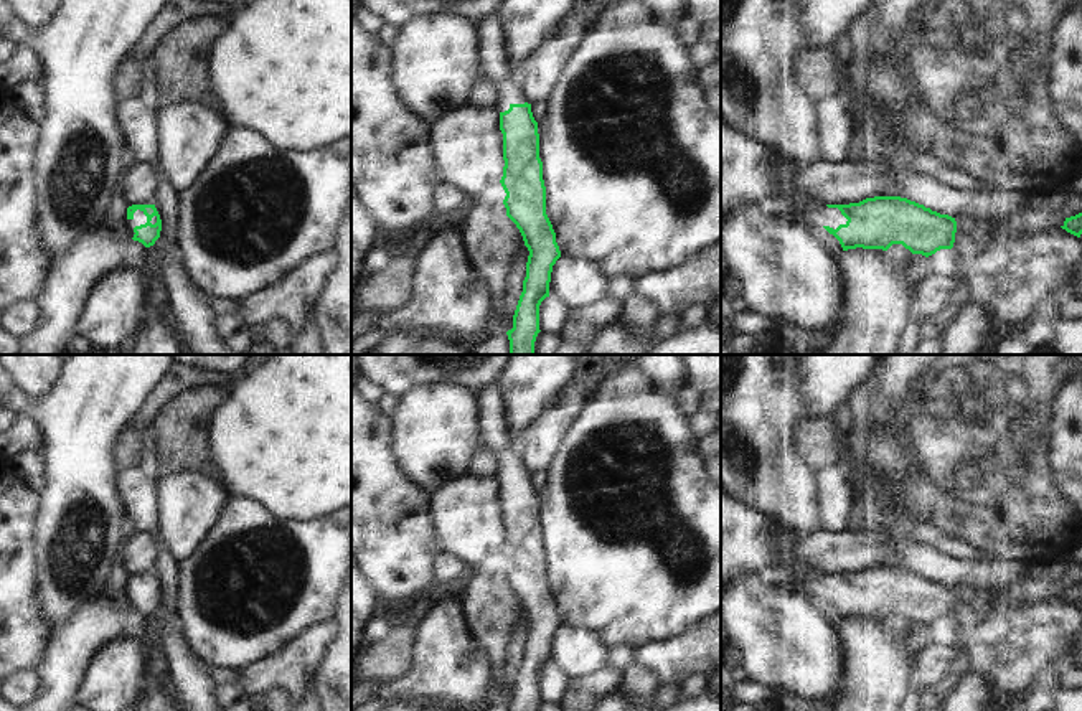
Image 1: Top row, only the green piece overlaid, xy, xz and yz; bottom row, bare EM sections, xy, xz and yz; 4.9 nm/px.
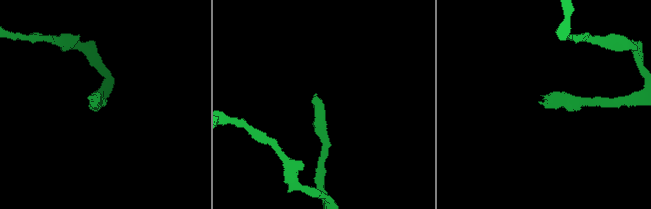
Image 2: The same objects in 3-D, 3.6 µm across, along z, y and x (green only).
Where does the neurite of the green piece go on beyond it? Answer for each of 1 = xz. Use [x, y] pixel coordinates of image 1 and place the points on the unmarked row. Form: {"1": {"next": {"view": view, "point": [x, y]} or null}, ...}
{"1": {"next": {"view": "xz", "point": [490, 411]}}}

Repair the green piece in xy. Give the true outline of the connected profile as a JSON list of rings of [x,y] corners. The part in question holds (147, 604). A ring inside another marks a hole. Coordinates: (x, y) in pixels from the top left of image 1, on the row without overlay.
[[[132,574],[127,577],[124,596],[134,610],[150,617],[160,607],[162,589],[155,574]]]

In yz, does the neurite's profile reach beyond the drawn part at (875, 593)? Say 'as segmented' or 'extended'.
extended

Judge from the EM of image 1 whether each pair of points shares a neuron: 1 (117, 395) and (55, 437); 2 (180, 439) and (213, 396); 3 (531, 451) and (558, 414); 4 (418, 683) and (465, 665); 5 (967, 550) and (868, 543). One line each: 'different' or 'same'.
1: same
2: same
3: same
4: same
5: different

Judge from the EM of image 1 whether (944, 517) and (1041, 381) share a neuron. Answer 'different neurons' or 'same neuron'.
same neuron

